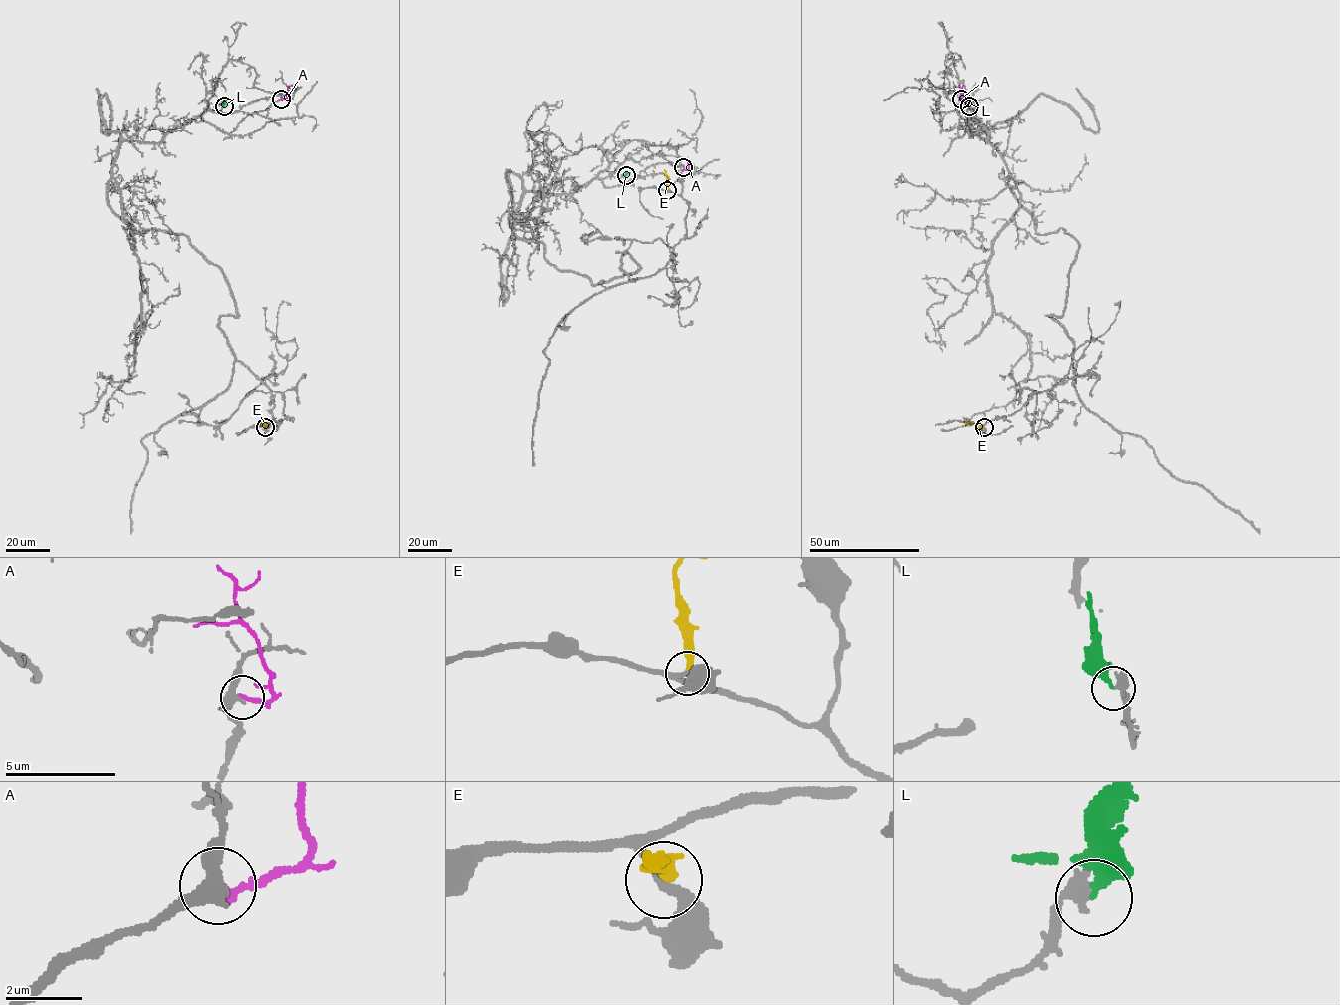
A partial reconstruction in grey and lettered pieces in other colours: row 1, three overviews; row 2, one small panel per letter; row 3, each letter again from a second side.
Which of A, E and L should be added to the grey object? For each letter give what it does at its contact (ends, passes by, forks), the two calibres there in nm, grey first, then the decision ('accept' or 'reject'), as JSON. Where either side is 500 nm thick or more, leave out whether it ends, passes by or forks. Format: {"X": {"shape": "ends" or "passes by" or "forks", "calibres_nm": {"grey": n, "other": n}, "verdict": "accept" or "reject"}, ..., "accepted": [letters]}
{"A": {"shape": "ends", "calibres_nm": {"grey": 400, "other": 190}, "verdict": "reject"}, "E": {"shape": "ends", "calibres_nm": {"grey": 280, "other": 240}, "verdict": "reject"}, "L": {"shape": "ends", "calibres_nm": {"grey": 420, "other": 300}, "verdict": "reject"}, "accepted": []}

